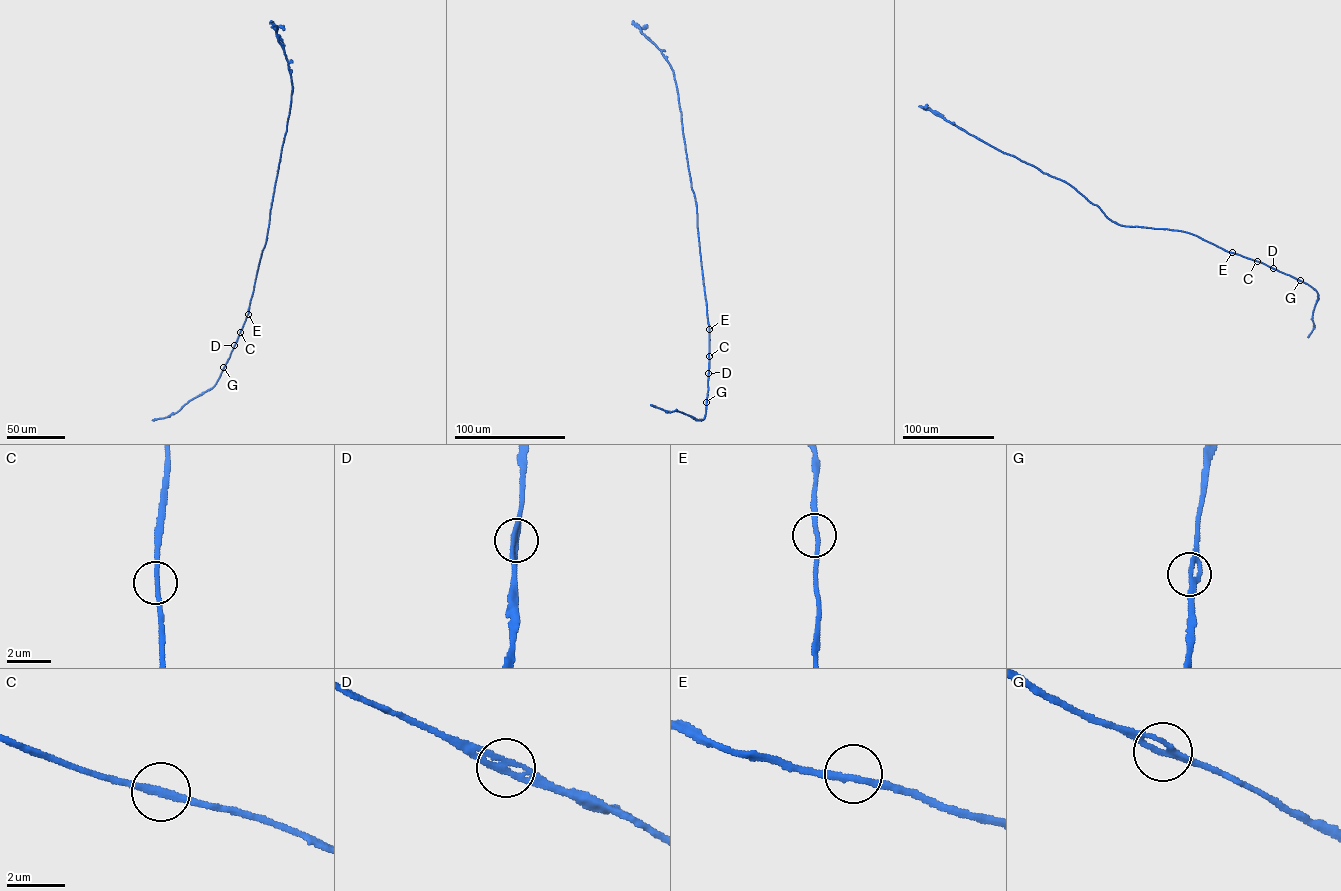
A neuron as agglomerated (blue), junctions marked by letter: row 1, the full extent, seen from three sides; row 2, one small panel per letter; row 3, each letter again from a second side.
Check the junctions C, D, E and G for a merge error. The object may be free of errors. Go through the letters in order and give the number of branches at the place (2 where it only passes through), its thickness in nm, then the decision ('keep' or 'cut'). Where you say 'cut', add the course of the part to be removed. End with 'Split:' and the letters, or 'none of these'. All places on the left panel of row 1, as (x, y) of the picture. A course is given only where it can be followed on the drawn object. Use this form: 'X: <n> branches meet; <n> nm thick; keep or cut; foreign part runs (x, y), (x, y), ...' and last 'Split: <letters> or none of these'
C: 2 branches meet; 200 nm thick; keep
D: 2 branches meet; 200 nm thick; keep
E: 2 branches meet; 200 nm thick; keep
G: 2 branches meet; 200 nm thick; keep
Split: none of these

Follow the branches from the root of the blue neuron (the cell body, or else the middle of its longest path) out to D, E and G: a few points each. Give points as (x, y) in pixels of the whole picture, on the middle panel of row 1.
D: (697, 228), (709, 325), (708, 373)
E: (697, 228), (709, 329)
G: (697, 228), (709, 325), (706, 402)

